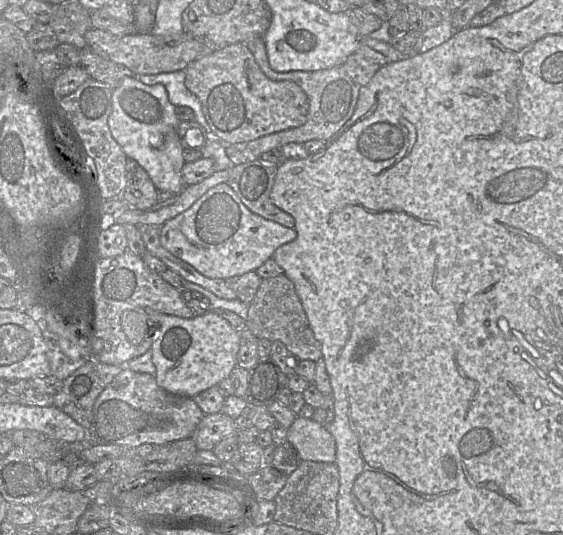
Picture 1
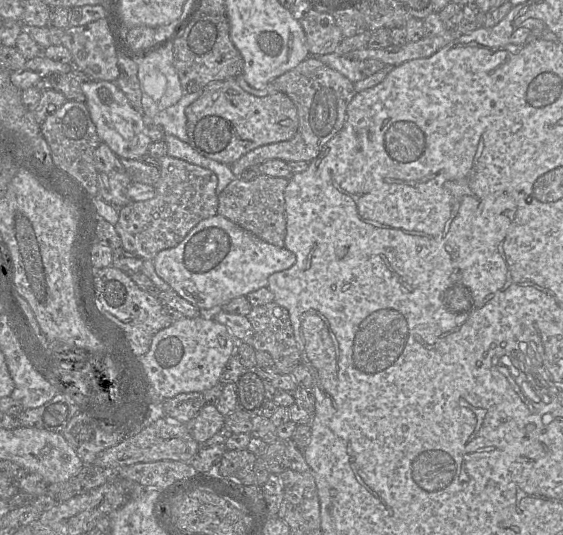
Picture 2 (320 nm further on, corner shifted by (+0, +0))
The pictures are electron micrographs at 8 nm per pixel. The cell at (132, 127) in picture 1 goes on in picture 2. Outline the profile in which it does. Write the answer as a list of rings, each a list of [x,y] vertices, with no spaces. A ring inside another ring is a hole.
[[[90,80],[82,83],[81,89],[86,97],[85,104],[101,142],[108,145],[119,158],[138,159],[147,155],[152,141],[147,135],[146,118],[131,106],[116,83]]]

